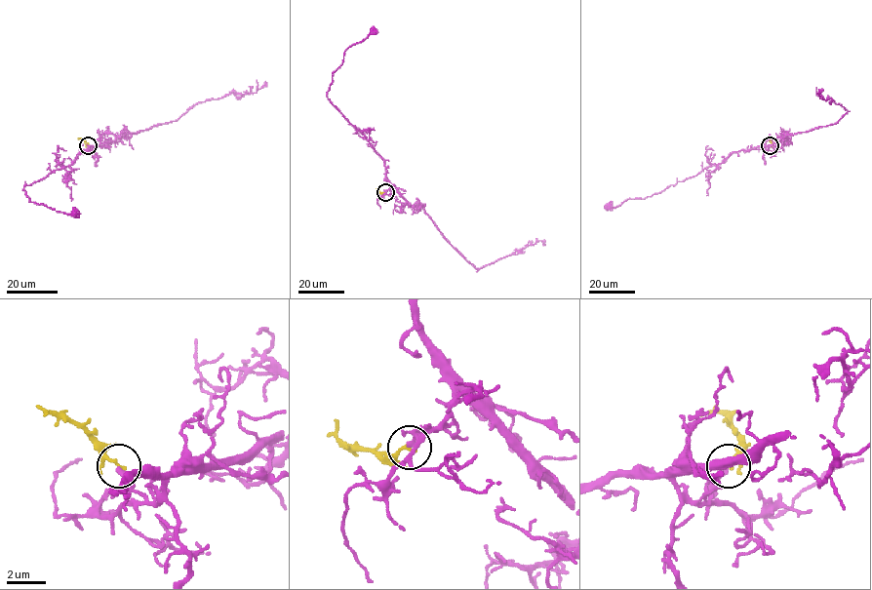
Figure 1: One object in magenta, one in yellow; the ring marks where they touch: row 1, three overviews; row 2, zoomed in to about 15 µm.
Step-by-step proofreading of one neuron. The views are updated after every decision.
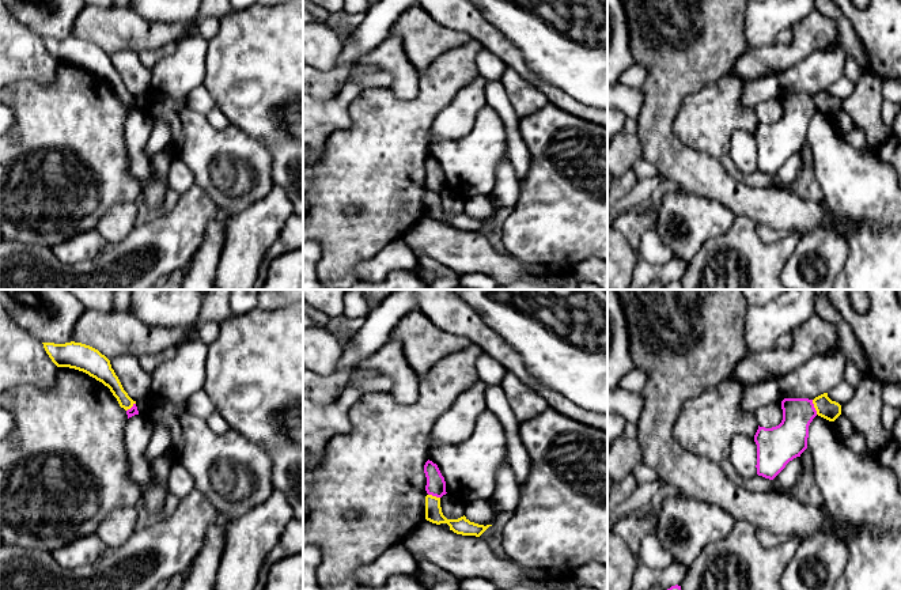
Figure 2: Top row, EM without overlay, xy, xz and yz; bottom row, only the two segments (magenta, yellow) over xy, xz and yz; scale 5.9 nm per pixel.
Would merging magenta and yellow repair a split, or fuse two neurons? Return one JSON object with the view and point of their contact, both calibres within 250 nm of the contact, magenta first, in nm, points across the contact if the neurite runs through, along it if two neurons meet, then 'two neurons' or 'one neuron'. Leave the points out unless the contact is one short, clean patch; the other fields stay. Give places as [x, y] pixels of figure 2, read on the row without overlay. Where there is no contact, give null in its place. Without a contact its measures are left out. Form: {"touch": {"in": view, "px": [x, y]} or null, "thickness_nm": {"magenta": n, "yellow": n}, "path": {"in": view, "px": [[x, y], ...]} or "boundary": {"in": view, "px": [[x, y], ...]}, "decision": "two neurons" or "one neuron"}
{"touch": {"in": "yz", "px": [813, 102]}, "thickness_nm": {"magenta": 220, "yellow": 120}, "boundary": {"in": "yz", "px": [[811, 95], [817, 109]]}, "decision": "two neurons"}

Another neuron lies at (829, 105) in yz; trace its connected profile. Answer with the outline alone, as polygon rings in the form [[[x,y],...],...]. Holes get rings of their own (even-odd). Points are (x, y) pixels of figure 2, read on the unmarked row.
[[[824,88],[813,95],[817,110],[834,117],[841,110],[841,101],[836,97],[832,97],[828,92],[828,88]]]

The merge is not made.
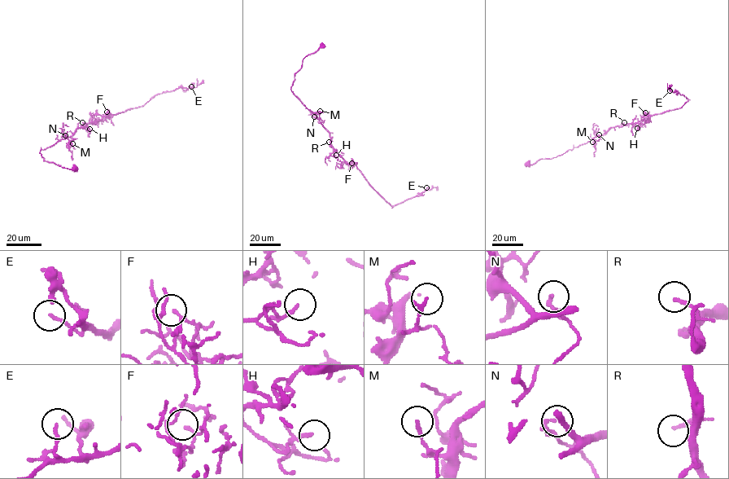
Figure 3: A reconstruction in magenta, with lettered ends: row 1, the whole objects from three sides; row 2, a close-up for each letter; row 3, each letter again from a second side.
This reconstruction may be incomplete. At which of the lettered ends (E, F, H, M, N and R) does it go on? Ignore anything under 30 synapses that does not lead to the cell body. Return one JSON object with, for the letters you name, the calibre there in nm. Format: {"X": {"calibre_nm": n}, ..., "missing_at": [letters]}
{"missing_at": []}

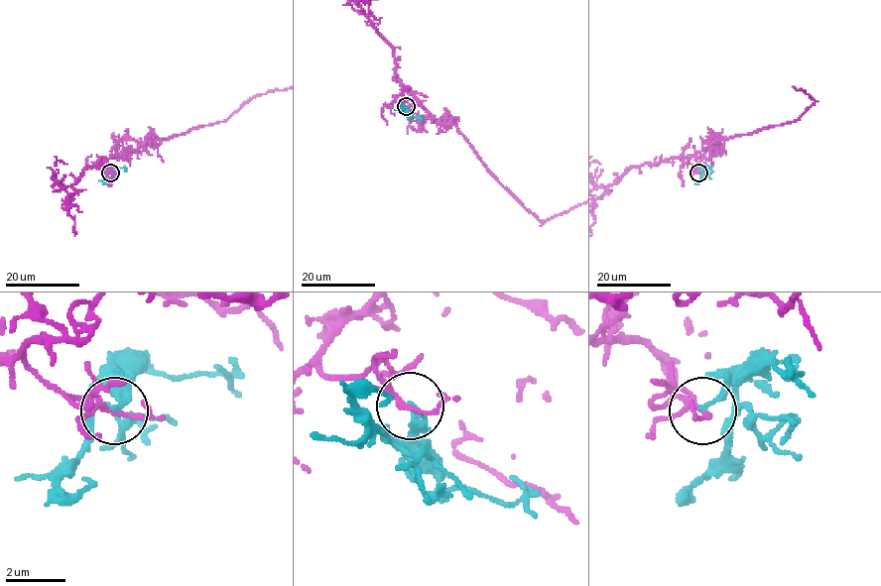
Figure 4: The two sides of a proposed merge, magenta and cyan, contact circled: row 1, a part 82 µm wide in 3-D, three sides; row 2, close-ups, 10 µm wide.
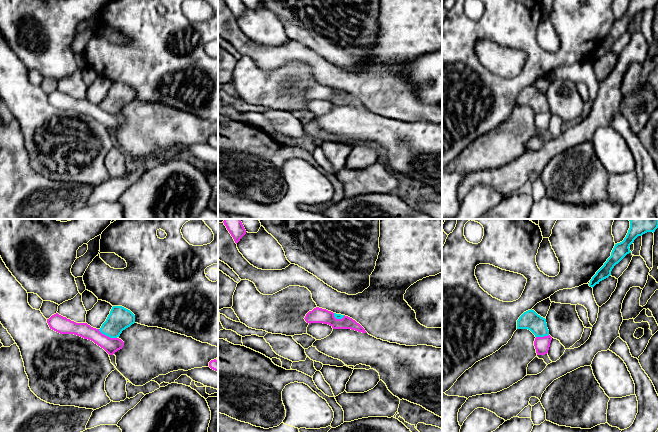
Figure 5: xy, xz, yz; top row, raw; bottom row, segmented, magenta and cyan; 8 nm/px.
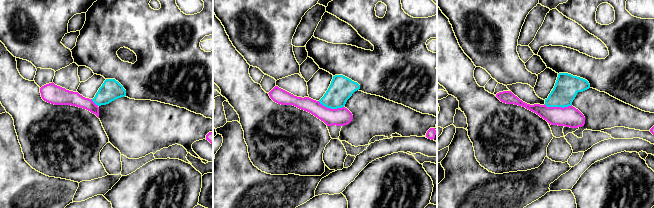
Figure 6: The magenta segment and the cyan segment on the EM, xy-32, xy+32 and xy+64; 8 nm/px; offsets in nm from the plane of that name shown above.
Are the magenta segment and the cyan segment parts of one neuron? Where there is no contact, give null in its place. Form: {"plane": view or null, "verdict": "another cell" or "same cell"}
{"plane": "xy", "verdict": "another cell"}

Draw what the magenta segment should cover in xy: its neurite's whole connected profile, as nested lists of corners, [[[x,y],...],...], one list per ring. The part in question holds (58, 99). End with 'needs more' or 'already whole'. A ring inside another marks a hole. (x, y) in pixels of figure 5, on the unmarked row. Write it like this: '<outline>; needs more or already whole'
[[[58,89],[47,95],[47,99],[50,105],[60,110],[74,110],[93,117],[95,120],[103,124],[109,131],[113,131],[124,122],[124,118],[121,115],[110,114],[102,110],[99,105],[93,104],[87,99],[76,99]]]; already whole

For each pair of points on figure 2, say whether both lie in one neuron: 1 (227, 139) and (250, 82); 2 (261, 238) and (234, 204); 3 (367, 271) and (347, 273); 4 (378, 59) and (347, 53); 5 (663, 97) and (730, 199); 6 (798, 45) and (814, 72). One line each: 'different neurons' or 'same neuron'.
1: different neurons
2: different neurons
3: different neurons
4: different neurons
5: same neuron
6: different neurons

